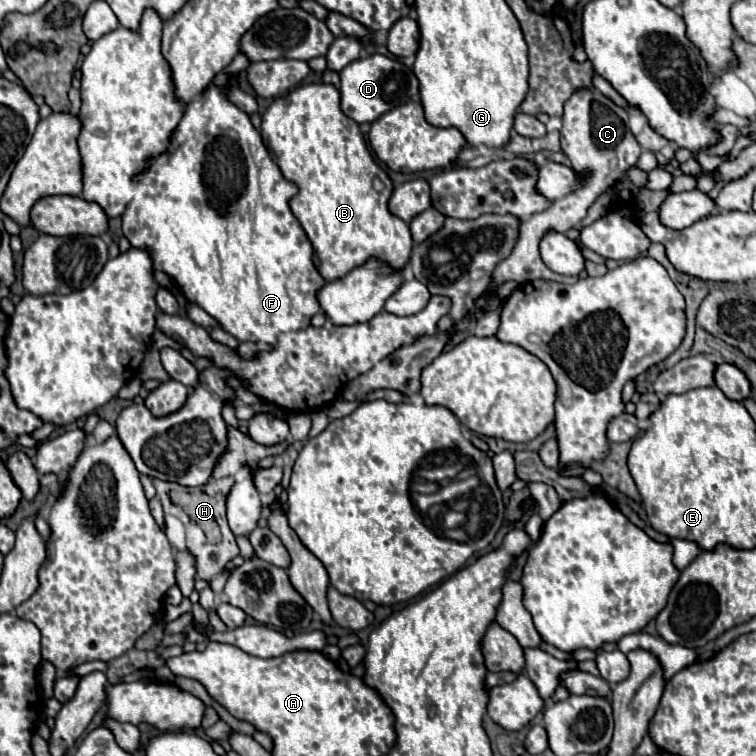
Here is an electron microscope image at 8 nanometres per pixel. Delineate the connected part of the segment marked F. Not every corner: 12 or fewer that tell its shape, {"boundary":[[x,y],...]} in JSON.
{"boundary":[[210,85],[134,175],[132,247],[240,341],[326,281],[250,117]]}

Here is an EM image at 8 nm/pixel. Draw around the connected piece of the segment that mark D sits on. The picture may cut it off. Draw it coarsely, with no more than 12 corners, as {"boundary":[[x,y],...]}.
{"boundary":[[380,53],[340,71],[342,111],[372,123],[420,99],[412,69]]}

